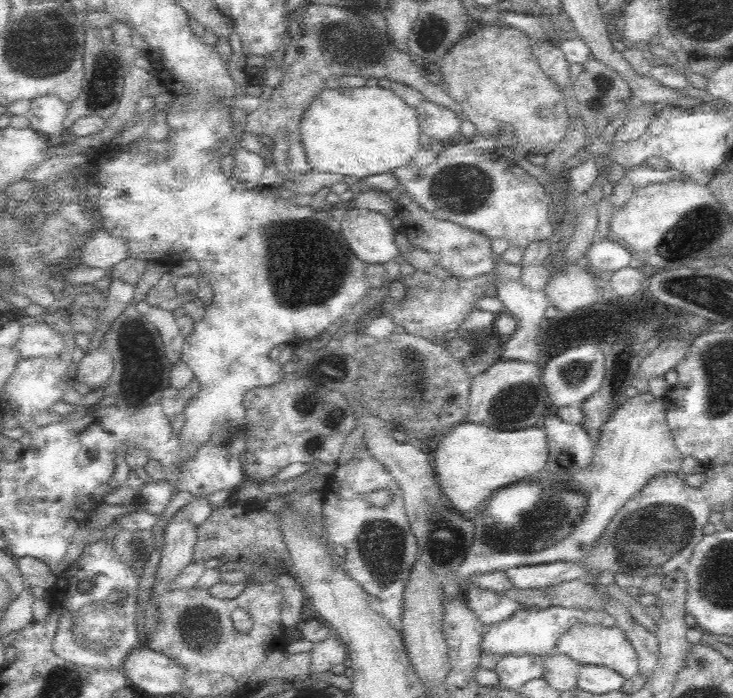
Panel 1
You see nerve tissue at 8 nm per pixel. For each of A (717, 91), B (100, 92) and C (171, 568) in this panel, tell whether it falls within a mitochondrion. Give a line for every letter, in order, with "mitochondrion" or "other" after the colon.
A: other
B: mitochondrion
C: other

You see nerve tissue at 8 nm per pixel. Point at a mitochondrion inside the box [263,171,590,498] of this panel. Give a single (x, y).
(306, 272)

